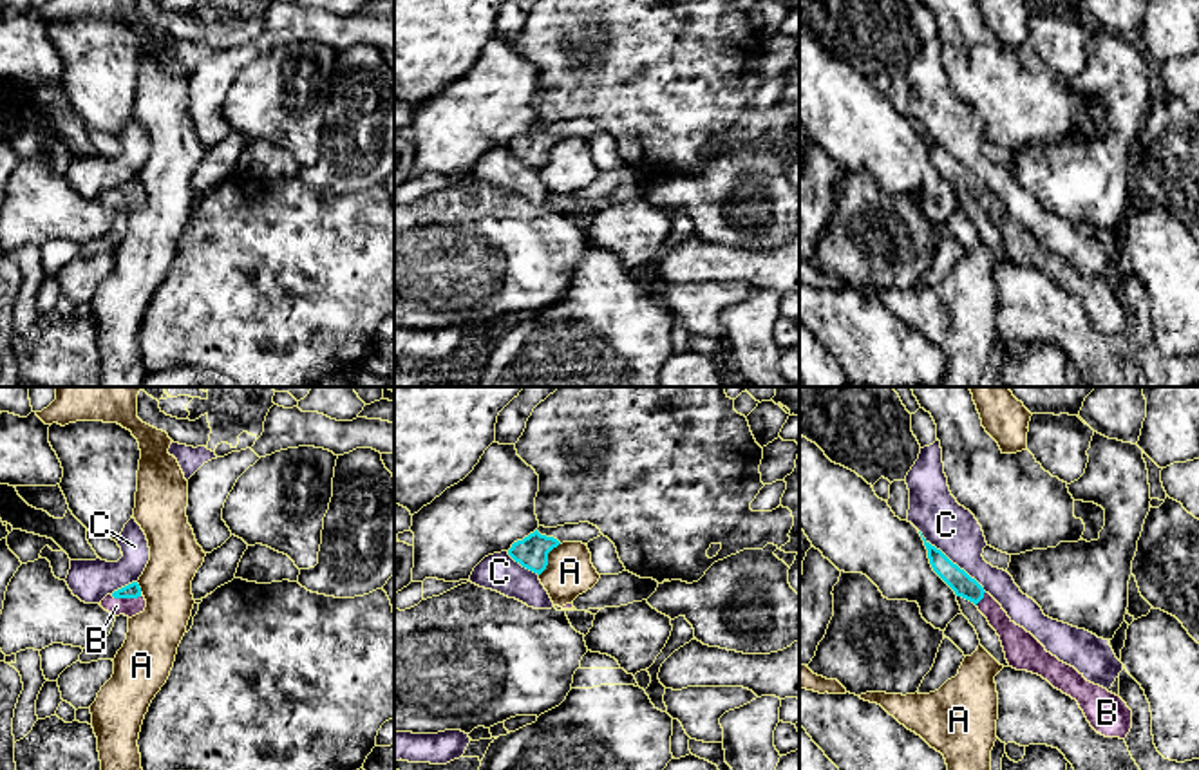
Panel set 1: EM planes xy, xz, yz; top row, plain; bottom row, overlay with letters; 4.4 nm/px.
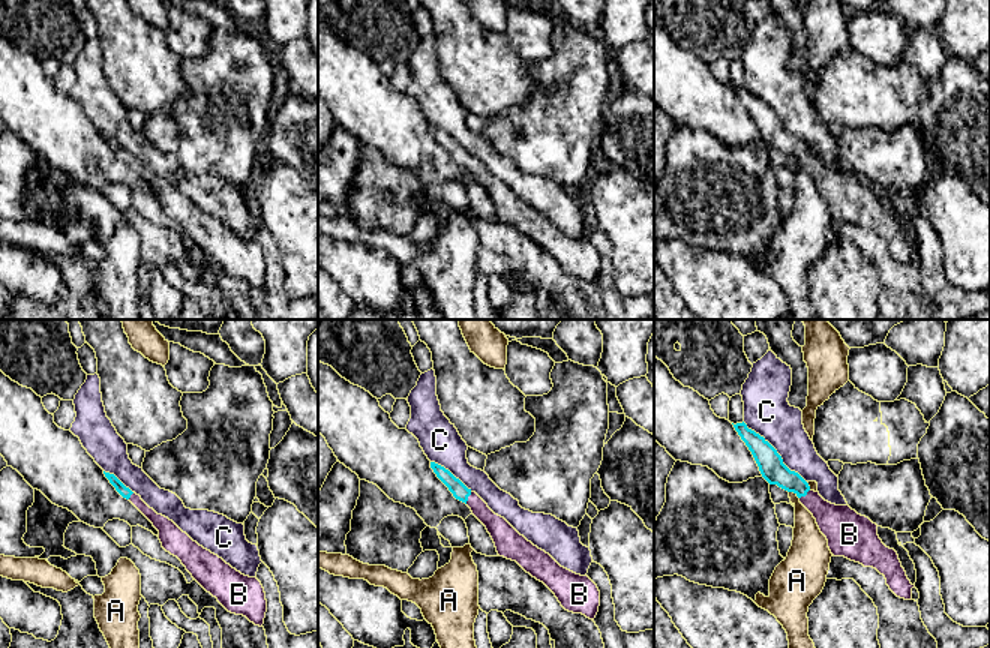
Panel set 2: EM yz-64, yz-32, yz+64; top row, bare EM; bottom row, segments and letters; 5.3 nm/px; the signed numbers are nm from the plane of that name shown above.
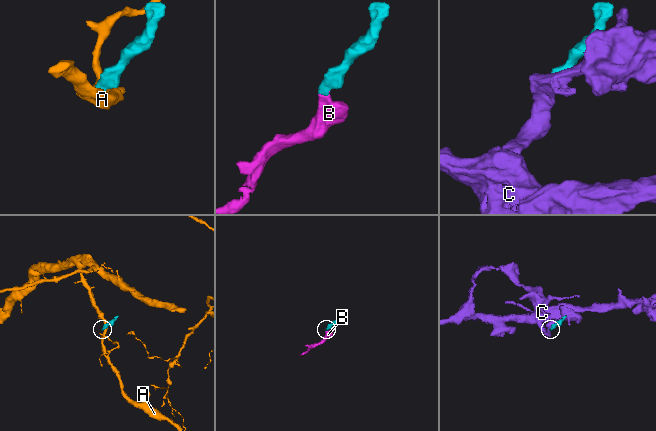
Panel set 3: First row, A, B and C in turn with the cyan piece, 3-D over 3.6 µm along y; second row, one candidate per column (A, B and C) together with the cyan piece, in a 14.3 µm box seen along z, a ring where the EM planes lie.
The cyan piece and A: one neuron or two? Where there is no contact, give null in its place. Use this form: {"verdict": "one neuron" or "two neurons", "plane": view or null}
{"verdict": "two neurons", "plane": "xz"}

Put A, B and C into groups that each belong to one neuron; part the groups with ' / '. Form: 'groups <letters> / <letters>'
groups A / B / C

